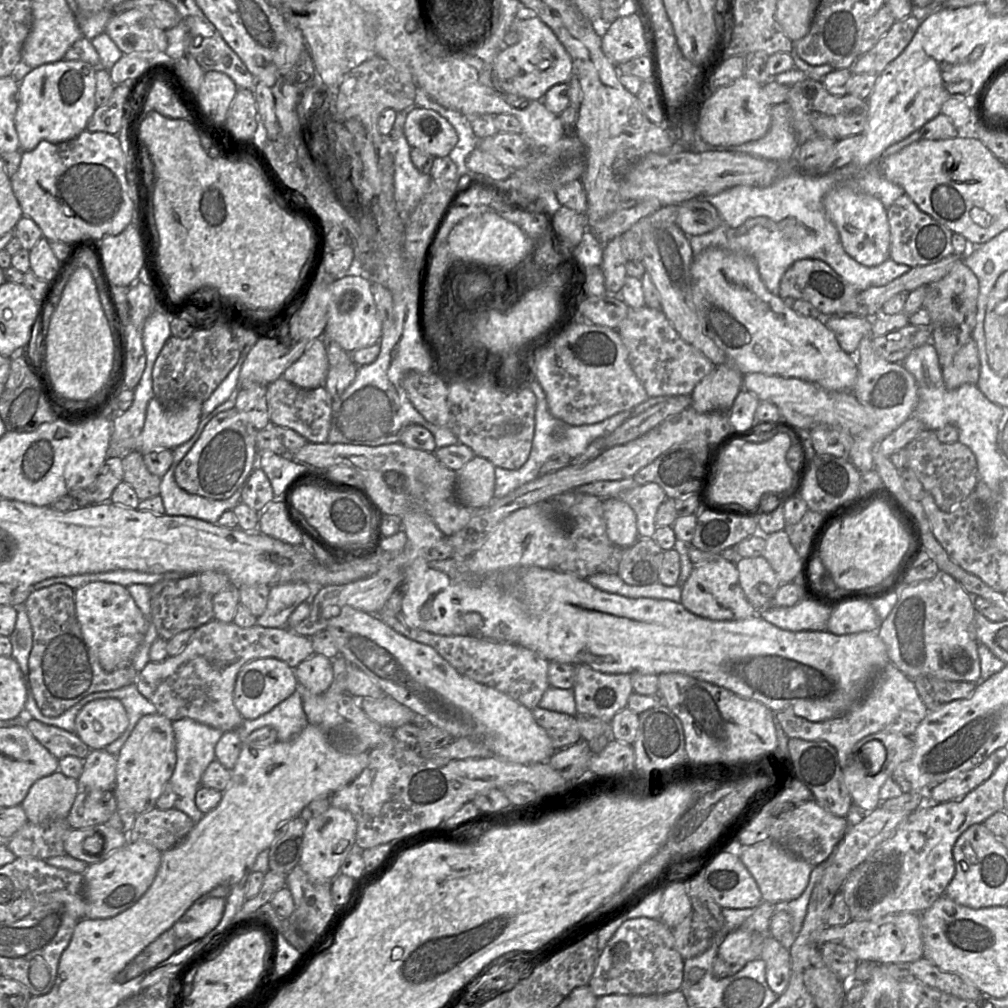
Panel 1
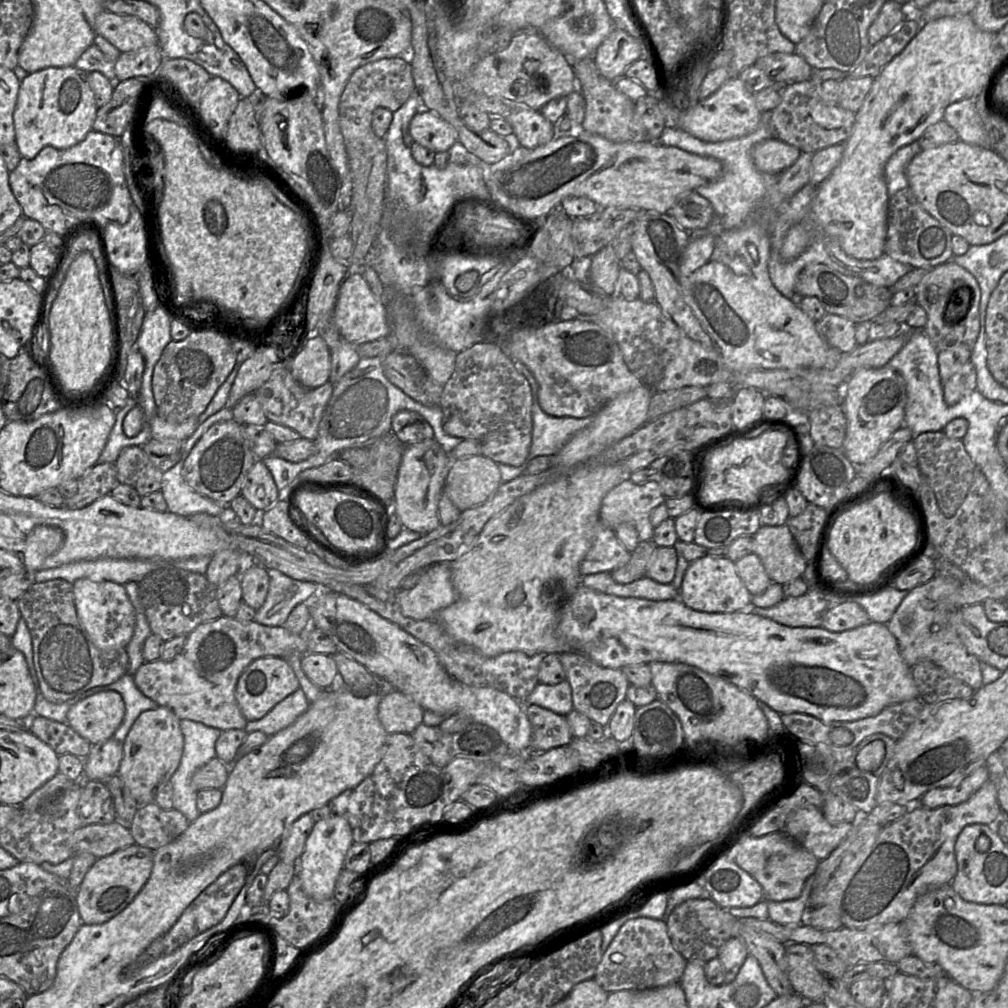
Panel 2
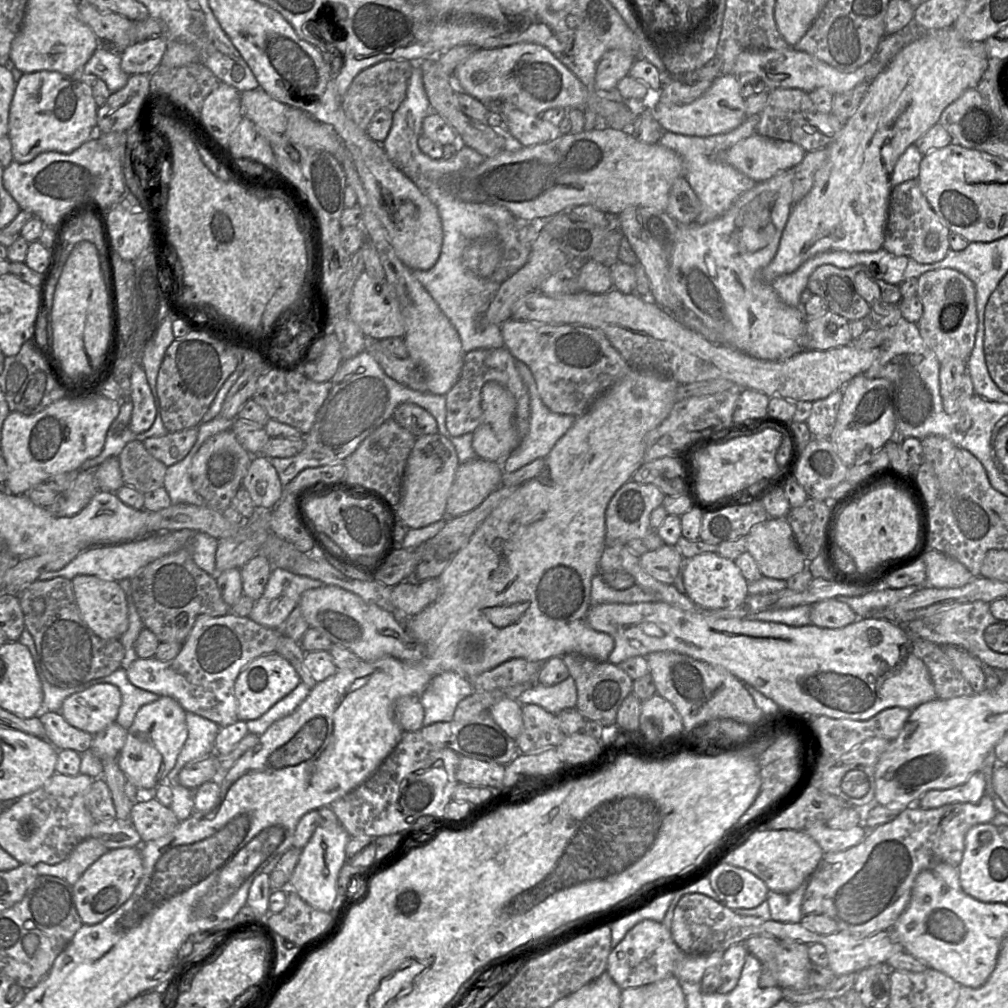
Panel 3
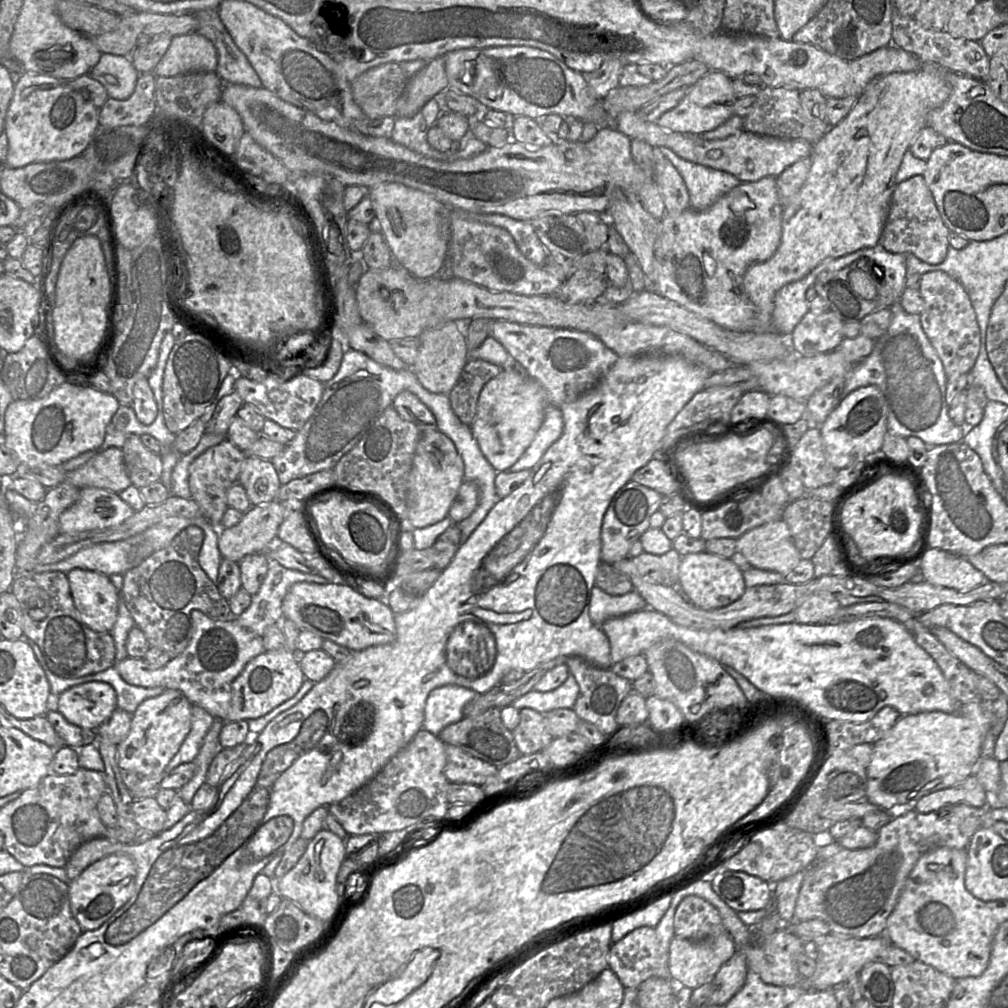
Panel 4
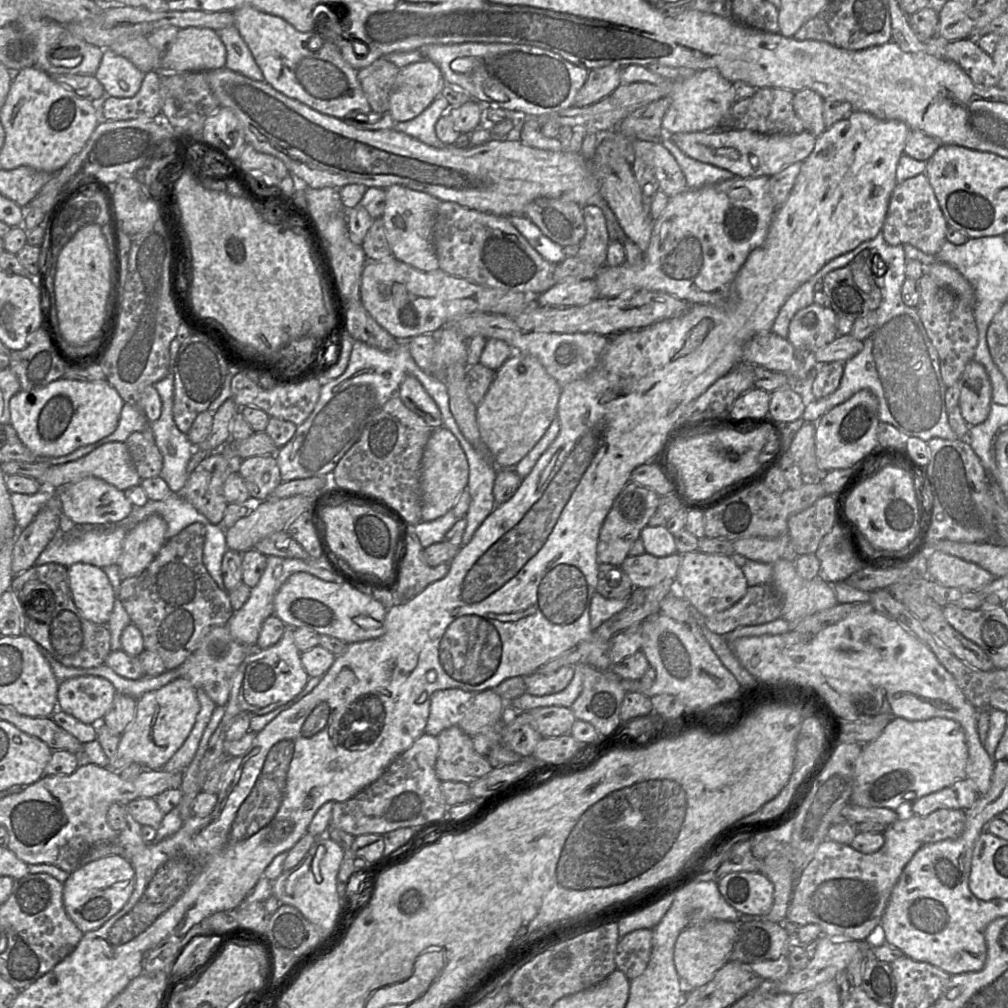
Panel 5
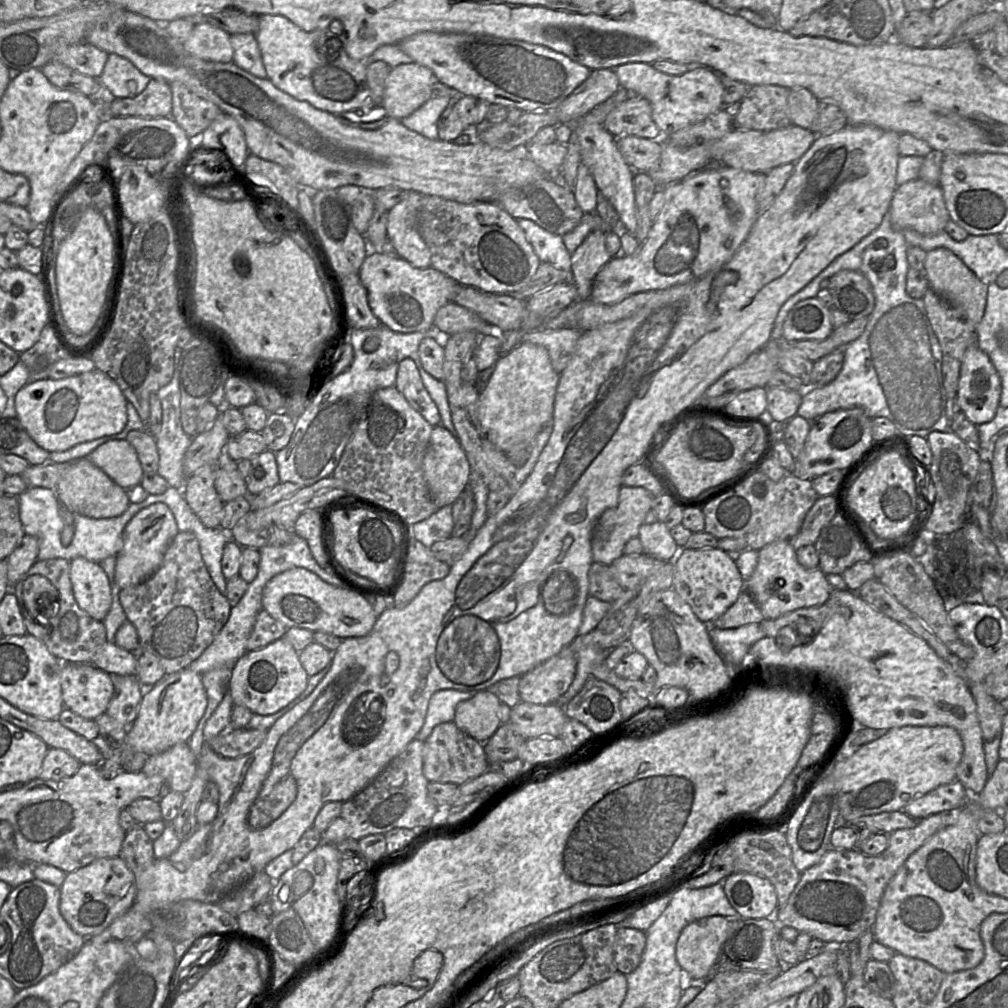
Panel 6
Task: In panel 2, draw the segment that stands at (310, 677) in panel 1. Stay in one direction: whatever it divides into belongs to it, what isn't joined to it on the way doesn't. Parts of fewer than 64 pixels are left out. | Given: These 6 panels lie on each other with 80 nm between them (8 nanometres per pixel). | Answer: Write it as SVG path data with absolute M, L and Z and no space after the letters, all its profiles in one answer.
M308 652L302 656L301 668L310 681L322 689L330 689L338 680L333 655Z

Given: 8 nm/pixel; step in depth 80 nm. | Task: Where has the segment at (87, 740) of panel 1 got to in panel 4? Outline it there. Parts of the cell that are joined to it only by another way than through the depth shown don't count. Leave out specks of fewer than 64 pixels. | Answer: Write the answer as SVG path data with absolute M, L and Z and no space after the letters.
M92 681L73 686L58 697L52 696L52 703L71 724L81 728L97 730L117 709L117 694L109 683Z

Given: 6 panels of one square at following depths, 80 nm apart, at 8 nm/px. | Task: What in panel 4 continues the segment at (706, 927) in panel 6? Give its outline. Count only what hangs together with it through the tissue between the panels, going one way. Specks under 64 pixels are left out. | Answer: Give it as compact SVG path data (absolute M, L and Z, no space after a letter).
M728 931L703 941L691 941L675 936L669 949L671 977L691 989L711 983L720 967L736 950Z

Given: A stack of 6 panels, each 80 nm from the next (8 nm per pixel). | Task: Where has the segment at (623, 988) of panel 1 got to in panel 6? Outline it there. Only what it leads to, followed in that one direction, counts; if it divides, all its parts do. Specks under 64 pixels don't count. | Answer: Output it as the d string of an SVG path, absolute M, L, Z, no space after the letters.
M618 928L614 944L614 962L619 972L627 975L640 964L646 946L646 932Z

